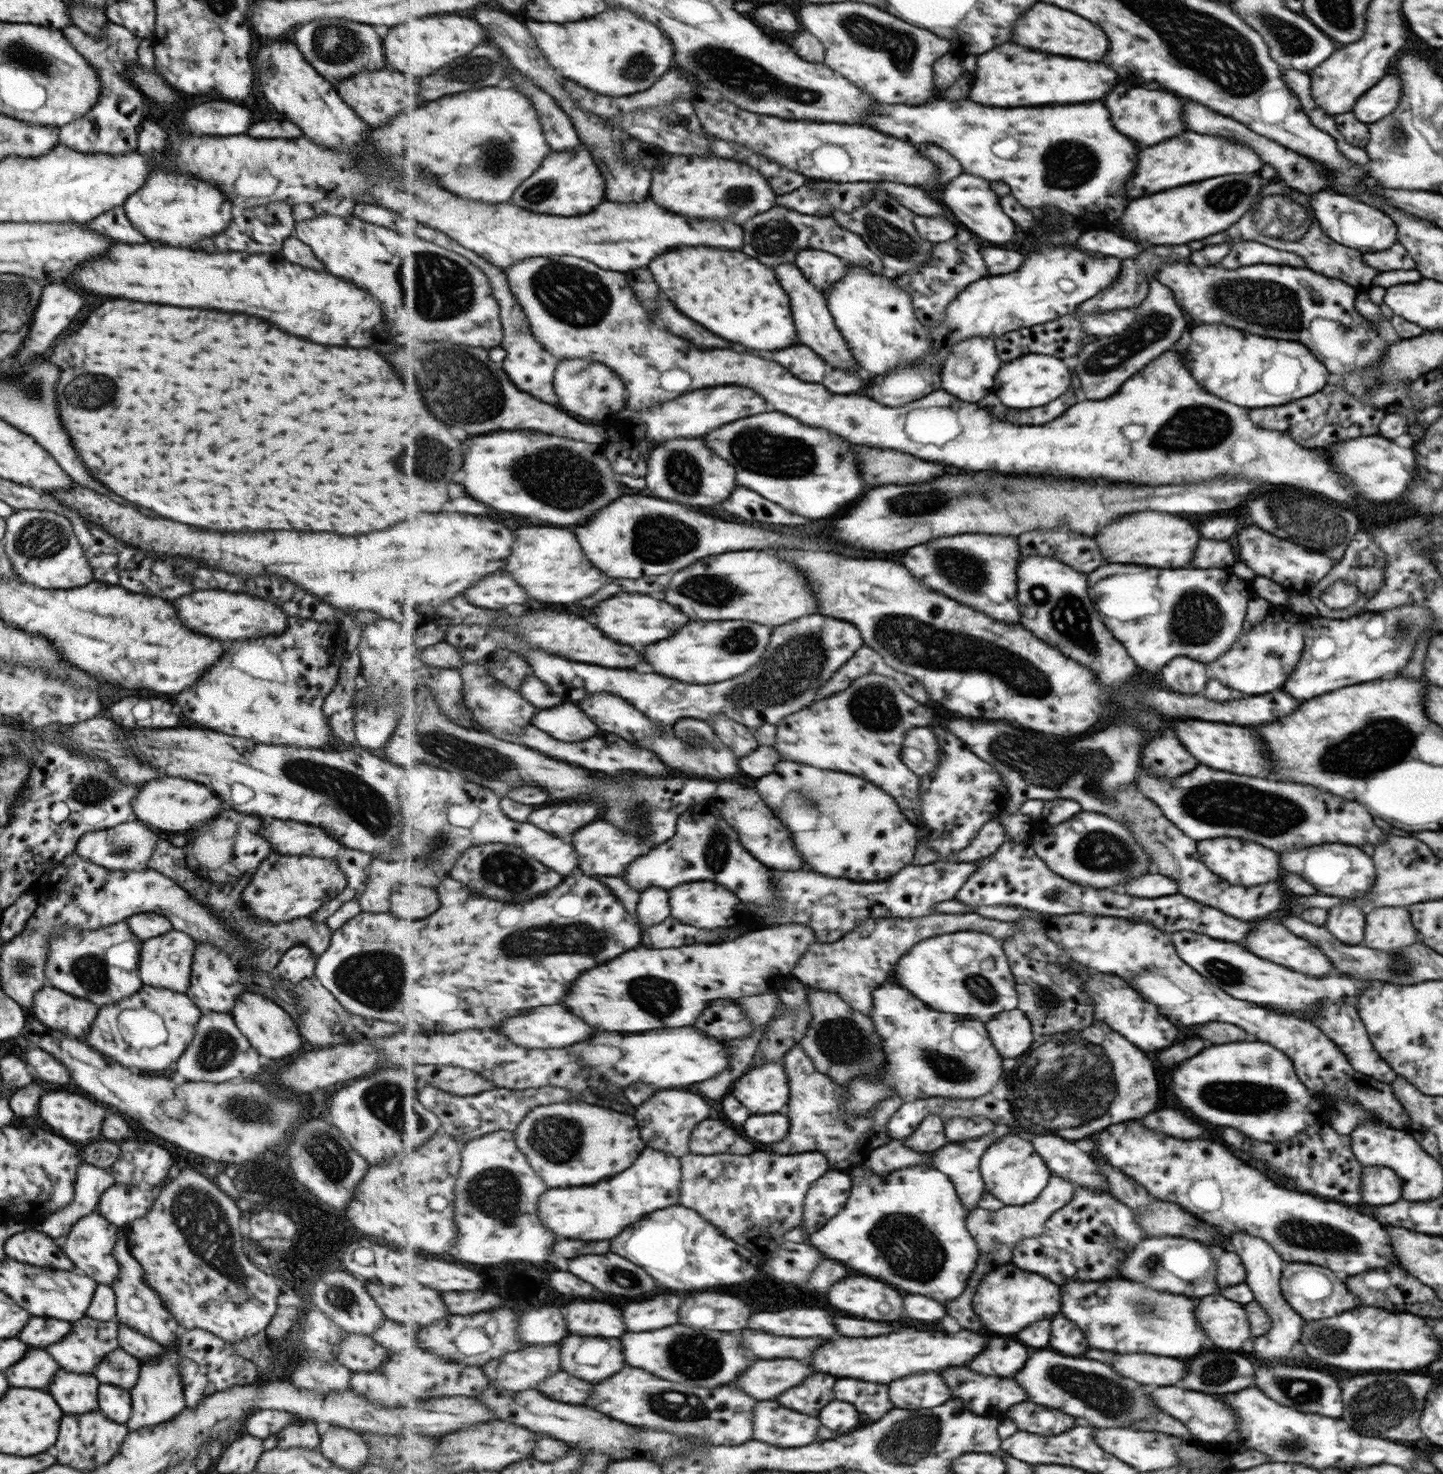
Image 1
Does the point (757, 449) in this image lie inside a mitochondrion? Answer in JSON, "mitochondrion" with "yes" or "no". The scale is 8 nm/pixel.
{"mitochondrion":"yes"}

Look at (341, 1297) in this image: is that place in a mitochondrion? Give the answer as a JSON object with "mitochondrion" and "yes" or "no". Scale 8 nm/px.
{"mitochondrion":"yes"}

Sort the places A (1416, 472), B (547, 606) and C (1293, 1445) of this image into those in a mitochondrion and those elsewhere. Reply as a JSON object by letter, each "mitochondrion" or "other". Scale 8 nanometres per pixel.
{"A":"other","B":"other","C":"mitochondrion"}

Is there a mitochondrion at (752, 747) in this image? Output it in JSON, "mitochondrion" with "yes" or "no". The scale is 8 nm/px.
{"mitochondrion":"no"}

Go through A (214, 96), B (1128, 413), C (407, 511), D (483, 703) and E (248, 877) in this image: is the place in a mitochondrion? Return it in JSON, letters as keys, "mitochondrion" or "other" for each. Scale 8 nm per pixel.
{"A":"other","B":"other","C":"other","D":"other","E":"other"}

